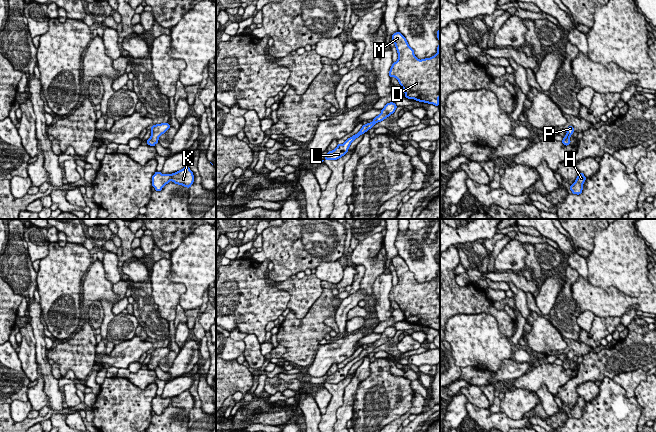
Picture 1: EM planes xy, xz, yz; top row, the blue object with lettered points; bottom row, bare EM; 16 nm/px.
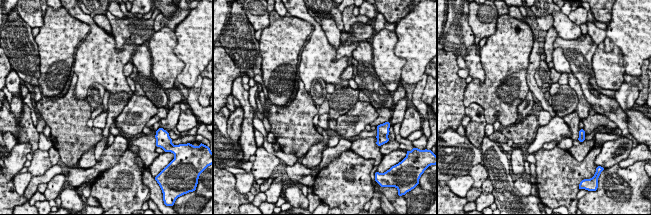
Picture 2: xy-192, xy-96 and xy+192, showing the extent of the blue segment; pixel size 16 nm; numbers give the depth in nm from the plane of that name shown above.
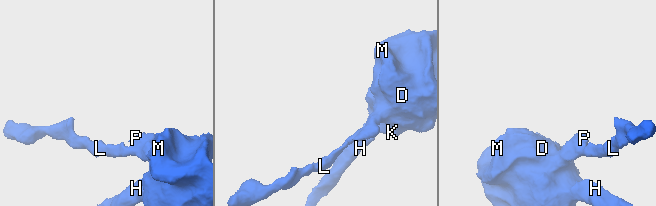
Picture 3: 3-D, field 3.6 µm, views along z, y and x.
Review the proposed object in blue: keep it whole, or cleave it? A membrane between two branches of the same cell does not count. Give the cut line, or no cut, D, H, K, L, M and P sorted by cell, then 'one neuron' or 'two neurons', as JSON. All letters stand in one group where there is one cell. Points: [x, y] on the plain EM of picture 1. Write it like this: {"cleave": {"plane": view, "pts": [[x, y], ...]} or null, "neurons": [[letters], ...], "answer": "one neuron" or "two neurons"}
{"cleave": null, "neurons": [["D", "H", "K", "L", "M", "P"]], "answer": "one neuron"}

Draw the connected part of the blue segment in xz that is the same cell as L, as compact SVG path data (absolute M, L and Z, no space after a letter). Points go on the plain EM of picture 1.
M393 326L387 327L384 330L384 332L381 333L380 339L376 340L371 347L367 347L366 349L363 349L357 358L348 362L343 368L338 368L334 374L329 375L325 379L324 384L337 384L337 383L341 382L342 380L346 379L346 377L348 376L349 370L356 362L358 362L360 359L367 356L369 353L373 352L373 350L376 347L381 346L384 343L386 343L387 341L389 341L391 338L393 338L395 336L396 332L397 332L397 330L395 327L393 327Z

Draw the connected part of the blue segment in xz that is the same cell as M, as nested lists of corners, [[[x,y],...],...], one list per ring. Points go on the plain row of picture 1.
[[[440,253],[437,255],[437,262],[439,263],[439,269],[436,279],[419,284],[406,262],[400,256],[394,257],[392,264],[398,277],[398,284],[392,287],[389,295],[389,300],[391,302],[395,301],[399,305],[405,316],[404,321],[435,330],[439,330],[440,322]]]

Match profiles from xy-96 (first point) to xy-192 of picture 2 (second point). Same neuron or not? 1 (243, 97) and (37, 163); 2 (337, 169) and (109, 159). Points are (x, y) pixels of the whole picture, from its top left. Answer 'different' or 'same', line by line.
1: different
2: different

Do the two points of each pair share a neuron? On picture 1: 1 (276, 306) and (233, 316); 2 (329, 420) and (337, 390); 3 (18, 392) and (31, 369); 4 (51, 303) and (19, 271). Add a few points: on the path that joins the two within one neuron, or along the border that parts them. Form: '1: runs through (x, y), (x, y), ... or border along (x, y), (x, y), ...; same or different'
1: runs through (265, 306), (244, 306); same
2: runs through (330, 413), (337, 397); same
3: border along (17, 354), (22, 371), (30, 381); different
4: border along (36, 272), (38, 289); different

